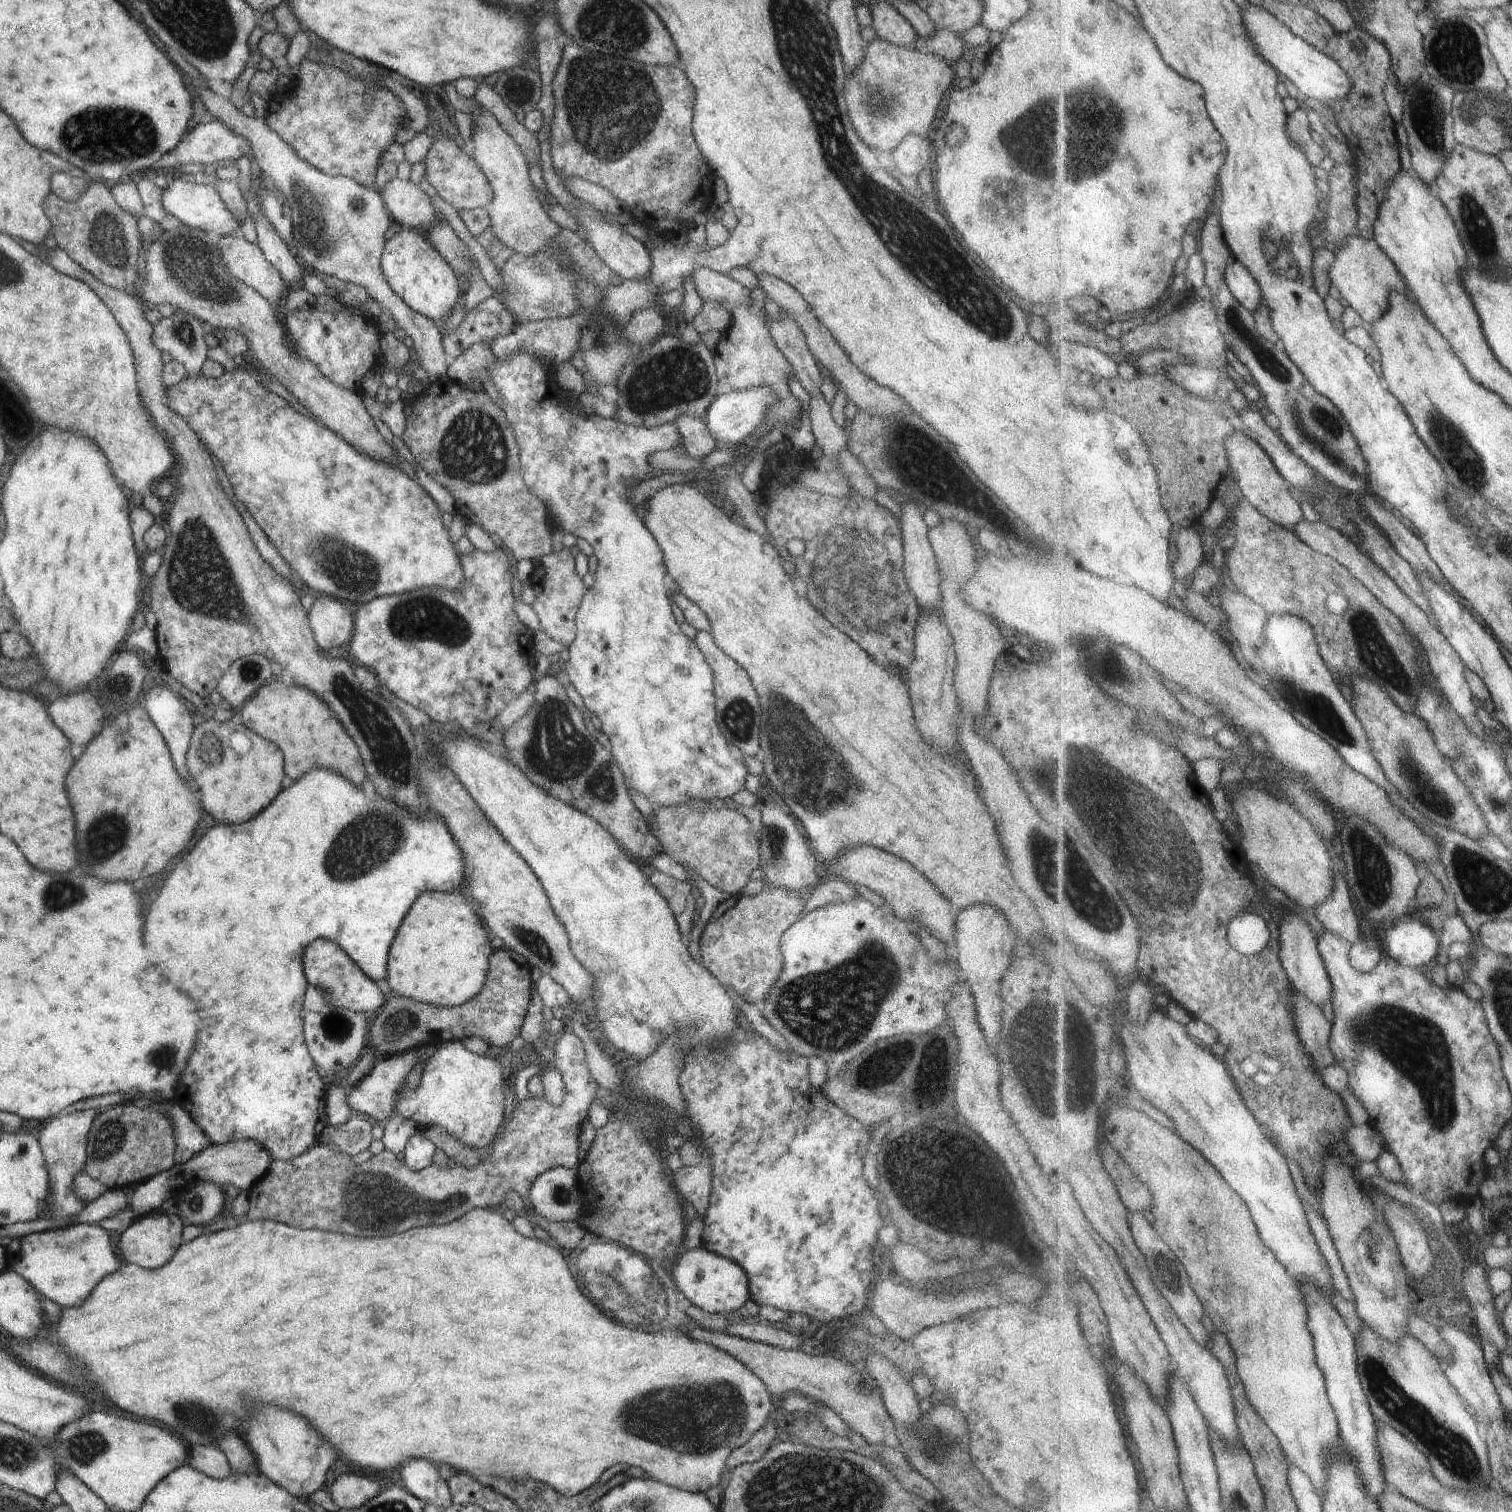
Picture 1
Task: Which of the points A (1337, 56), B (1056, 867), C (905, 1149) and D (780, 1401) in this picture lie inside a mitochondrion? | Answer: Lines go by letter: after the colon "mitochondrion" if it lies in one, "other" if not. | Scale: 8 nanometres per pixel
A: other
B: mitochondrion
C: mitochondrion
D: other

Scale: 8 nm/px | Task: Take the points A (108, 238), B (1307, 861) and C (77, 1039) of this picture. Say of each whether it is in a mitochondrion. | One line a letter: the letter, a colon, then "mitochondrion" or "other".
A: mitochondrion
B: other
C: other

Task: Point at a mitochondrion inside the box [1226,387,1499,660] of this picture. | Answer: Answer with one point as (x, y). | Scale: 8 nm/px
(1447, 437)

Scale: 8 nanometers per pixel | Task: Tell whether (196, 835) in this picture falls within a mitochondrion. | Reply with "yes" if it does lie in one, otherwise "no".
no

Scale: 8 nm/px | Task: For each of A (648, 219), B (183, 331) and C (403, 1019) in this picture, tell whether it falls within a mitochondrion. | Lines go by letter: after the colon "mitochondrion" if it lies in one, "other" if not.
A: other
B: mitochondrion
C: mitochondrion

